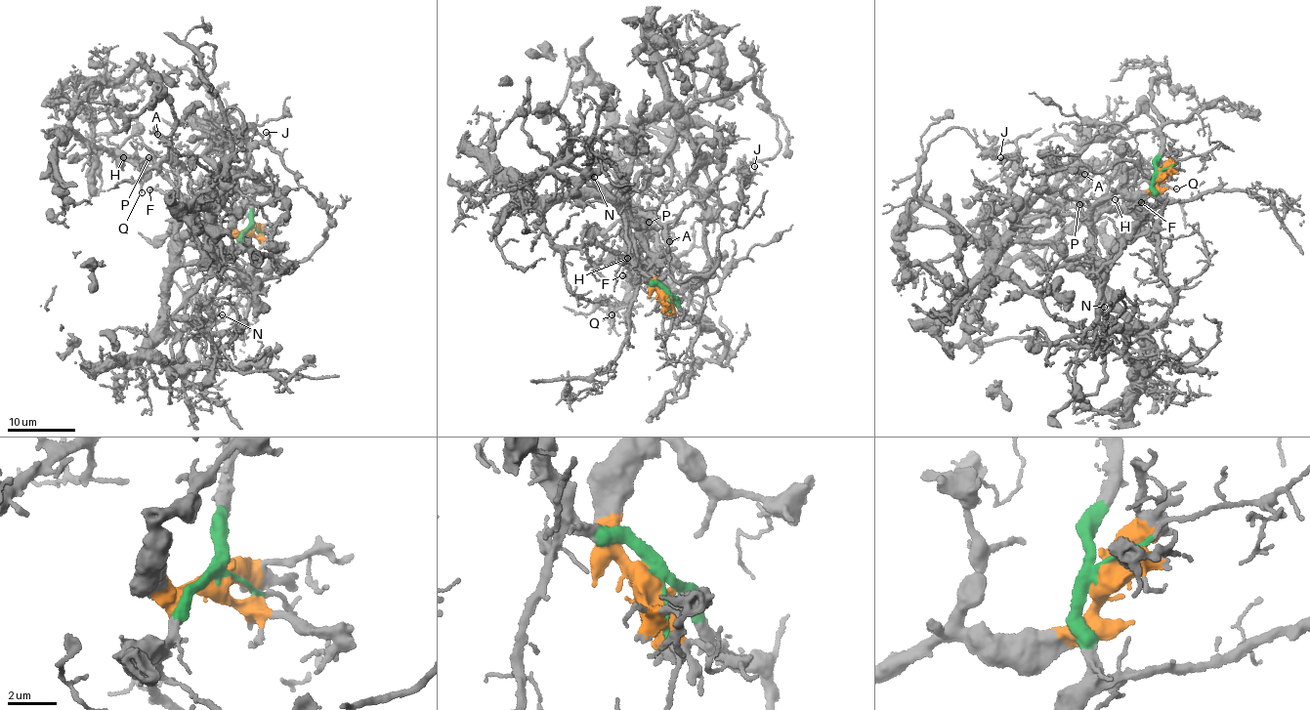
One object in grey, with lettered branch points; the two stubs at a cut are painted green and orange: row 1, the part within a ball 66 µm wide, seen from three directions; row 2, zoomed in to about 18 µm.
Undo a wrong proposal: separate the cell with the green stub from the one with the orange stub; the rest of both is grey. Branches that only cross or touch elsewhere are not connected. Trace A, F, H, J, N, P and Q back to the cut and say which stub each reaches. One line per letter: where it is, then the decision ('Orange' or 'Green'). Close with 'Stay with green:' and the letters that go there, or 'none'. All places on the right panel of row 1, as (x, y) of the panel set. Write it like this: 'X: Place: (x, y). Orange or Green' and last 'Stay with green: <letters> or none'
A: Place: (1084, 174). Orange
F: Place: (1141, 202). Orange
H: Place: (1115, 199). Orange
J: Place: (1000, 157). Green
N: Place: (1104, 307). Green
P: Place: (1079, 204). Orange
Q: Place: (1176, 188). Orange
Stay with green: J, N

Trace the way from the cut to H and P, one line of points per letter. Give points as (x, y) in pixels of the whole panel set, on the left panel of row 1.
H: (249, 228), (240, 232), (213, 202), (186, 208), (153, 164), (139, 169), (123, 157)
P: (249, 228), (240, 232), (213, 202), (186, 208), (160, 169), (138, 168), (148, 157)

